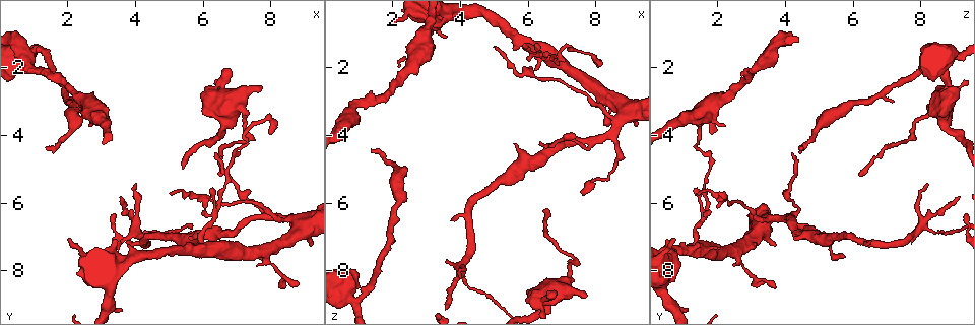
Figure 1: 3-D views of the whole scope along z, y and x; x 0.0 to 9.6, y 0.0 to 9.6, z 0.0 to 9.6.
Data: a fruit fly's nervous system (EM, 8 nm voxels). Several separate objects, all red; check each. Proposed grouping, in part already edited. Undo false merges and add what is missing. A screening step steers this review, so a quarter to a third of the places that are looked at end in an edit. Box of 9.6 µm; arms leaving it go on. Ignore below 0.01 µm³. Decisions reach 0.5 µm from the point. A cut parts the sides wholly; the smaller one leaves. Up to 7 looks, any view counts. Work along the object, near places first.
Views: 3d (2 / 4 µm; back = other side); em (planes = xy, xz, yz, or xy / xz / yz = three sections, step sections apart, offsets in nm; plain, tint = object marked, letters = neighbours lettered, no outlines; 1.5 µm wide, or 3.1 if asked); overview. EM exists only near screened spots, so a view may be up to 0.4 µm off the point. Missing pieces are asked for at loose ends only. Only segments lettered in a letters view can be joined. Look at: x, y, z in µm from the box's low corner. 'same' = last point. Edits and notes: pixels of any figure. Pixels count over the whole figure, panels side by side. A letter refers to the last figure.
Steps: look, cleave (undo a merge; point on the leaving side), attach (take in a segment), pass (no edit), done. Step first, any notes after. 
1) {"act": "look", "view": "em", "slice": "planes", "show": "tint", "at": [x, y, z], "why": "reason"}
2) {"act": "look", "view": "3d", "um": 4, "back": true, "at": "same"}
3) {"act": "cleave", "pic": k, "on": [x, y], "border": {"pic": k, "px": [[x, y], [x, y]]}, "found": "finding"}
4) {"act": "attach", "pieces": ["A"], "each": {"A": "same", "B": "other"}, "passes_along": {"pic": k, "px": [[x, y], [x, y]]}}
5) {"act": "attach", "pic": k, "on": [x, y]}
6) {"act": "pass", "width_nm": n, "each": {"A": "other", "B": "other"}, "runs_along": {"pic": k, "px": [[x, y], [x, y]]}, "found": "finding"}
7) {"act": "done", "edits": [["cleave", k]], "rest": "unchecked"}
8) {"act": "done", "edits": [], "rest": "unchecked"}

{"act": "look", "view": "em", "slice": "planes", "show": "plain", "at": [7.70, 2.60, 8.80], "why": "an open end"}

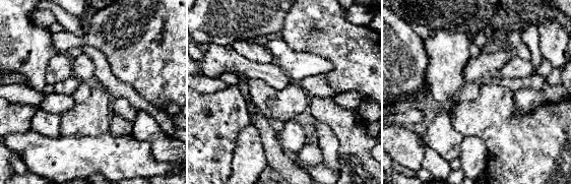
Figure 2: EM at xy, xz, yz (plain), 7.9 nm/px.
{"act": "look", "view": "em", "slice": "planes", "show": "letters", "at": "same", "why": "what lies round it"}

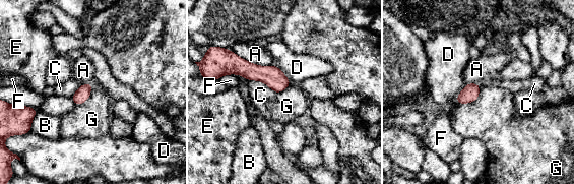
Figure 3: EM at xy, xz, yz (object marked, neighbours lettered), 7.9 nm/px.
{"act": "pass", "each": {"A": "other", "B": "other", "C": "other", "D": "other", "E": "other", "F": "other", "G": "other"}, "runs_along": {"pic": 3, "px": [[228, 70], [264, 73], [286, 83]]}, "found": "no lettered segment goes on from it"}

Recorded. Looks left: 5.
{"act": "look", "view": "3d", "um": 4, "at": [2.00, 7.00, 0.75]}

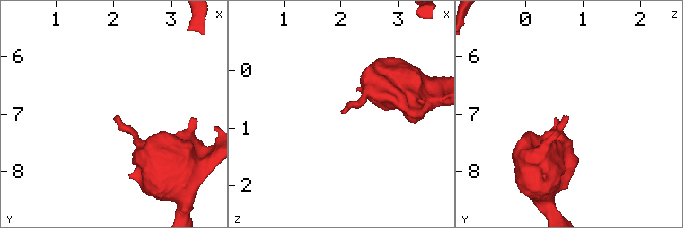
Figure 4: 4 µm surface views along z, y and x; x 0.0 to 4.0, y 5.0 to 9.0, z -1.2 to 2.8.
{"act": "look", "view": "em", "slice": "planes", "show": "letters", "at": [2.05, 7.00, 0.75]}

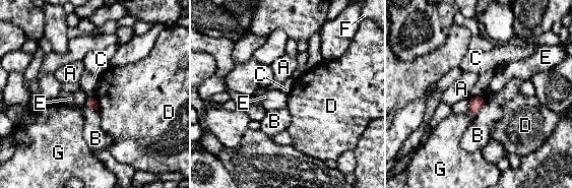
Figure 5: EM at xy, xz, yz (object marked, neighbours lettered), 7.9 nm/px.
{"act": "pass", "each": {"A": "other", "B": "other", "C": "other", "D": "other", "E": "other", "F": "other", "G": "other"}, "border": {"pic": 5, "px": [[471, 96], [483, 97]]}, "found": "none of them fits"}

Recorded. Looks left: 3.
{"act": "look", "view": "3d", "um": 4, "at": [6.00, 7.35, 1.30], "why": "three arms meet"}

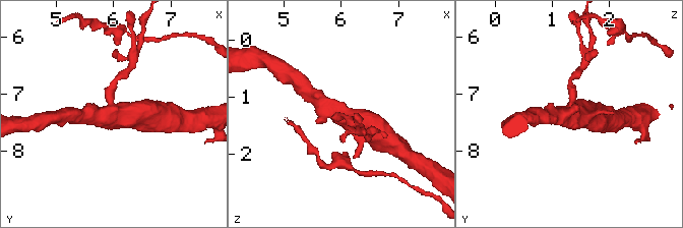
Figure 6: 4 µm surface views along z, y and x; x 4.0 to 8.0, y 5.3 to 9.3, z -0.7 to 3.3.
{"act": "look", "view": "em", "slice": "planes", "show": "letters", "at": [5.95, 7.35, 1.35], "arms": 3}

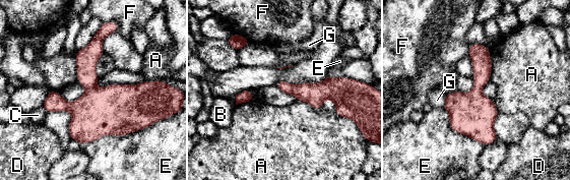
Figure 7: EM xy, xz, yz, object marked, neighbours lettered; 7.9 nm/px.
{"act": "pass", "each": {"A": "other", "B": "other", "C": "other", "D": "other", "E": "other", "F": "other", "G": "other"}, "runs_along": {"pic": 7, "px": [[278, 84], [295, 90], [342, 84]]}, "found": "continuous, no second neuron"}

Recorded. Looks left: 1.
{"act": "done", "edits": [], "rest": "unchecked"}

